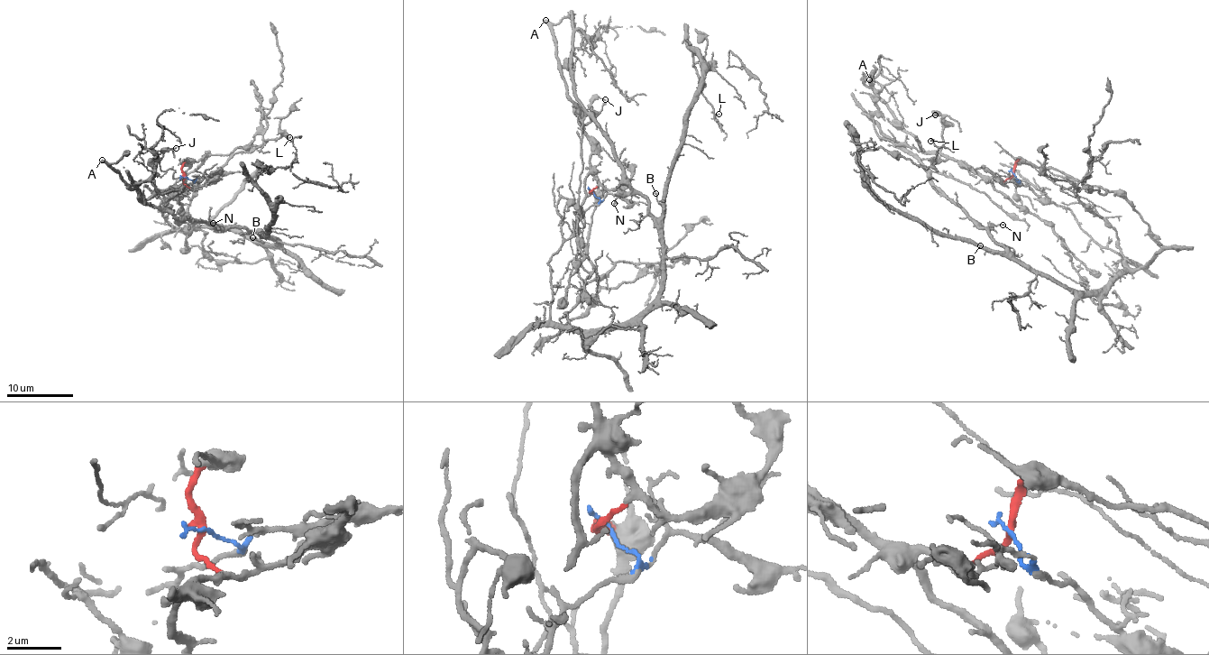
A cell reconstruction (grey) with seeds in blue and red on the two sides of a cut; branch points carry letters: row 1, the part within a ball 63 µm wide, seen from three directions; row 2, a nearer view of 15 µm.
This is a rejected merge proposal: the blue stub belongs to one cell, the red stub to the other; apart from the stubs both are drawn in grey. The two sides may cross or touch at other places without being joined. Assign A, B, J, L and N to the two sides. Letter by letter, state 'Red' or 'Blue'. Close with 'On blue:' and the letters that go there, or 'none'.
A: Red
B: Blue
J: Red
L: Blue
N: Blue
On blue: B, L, N

